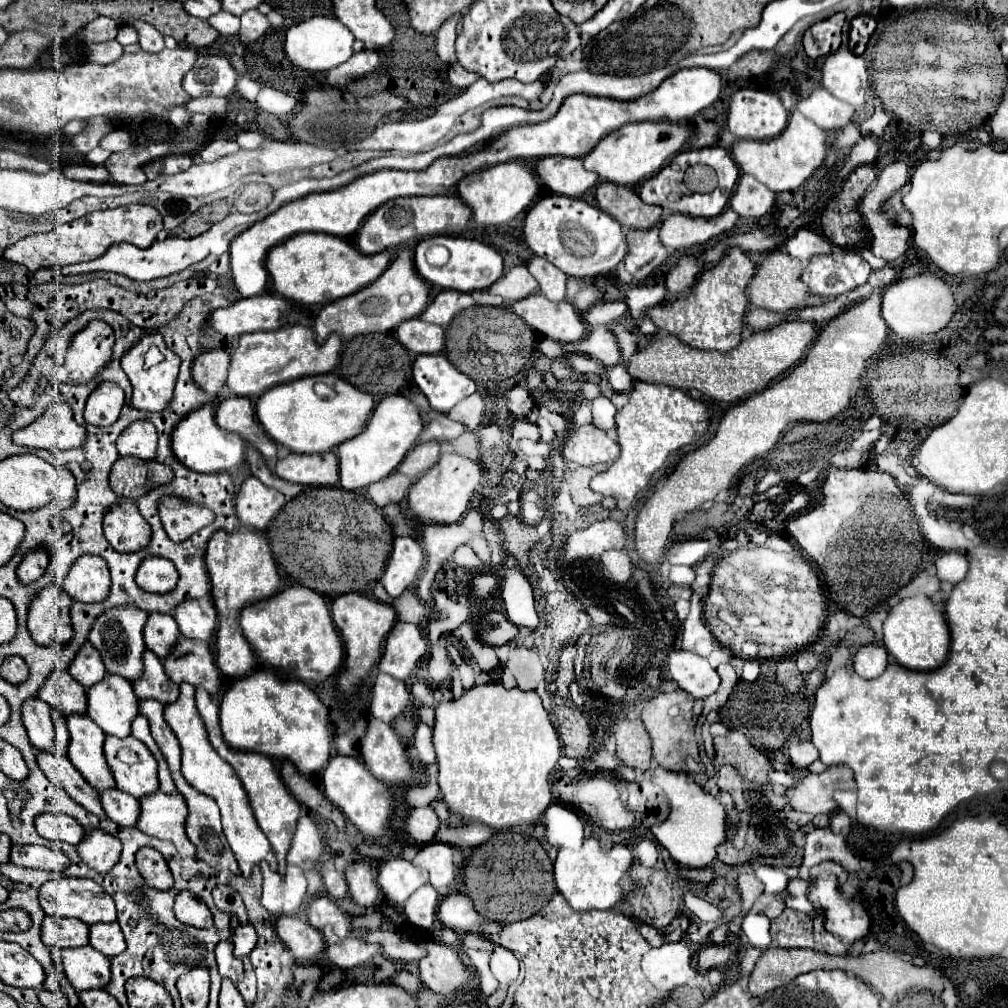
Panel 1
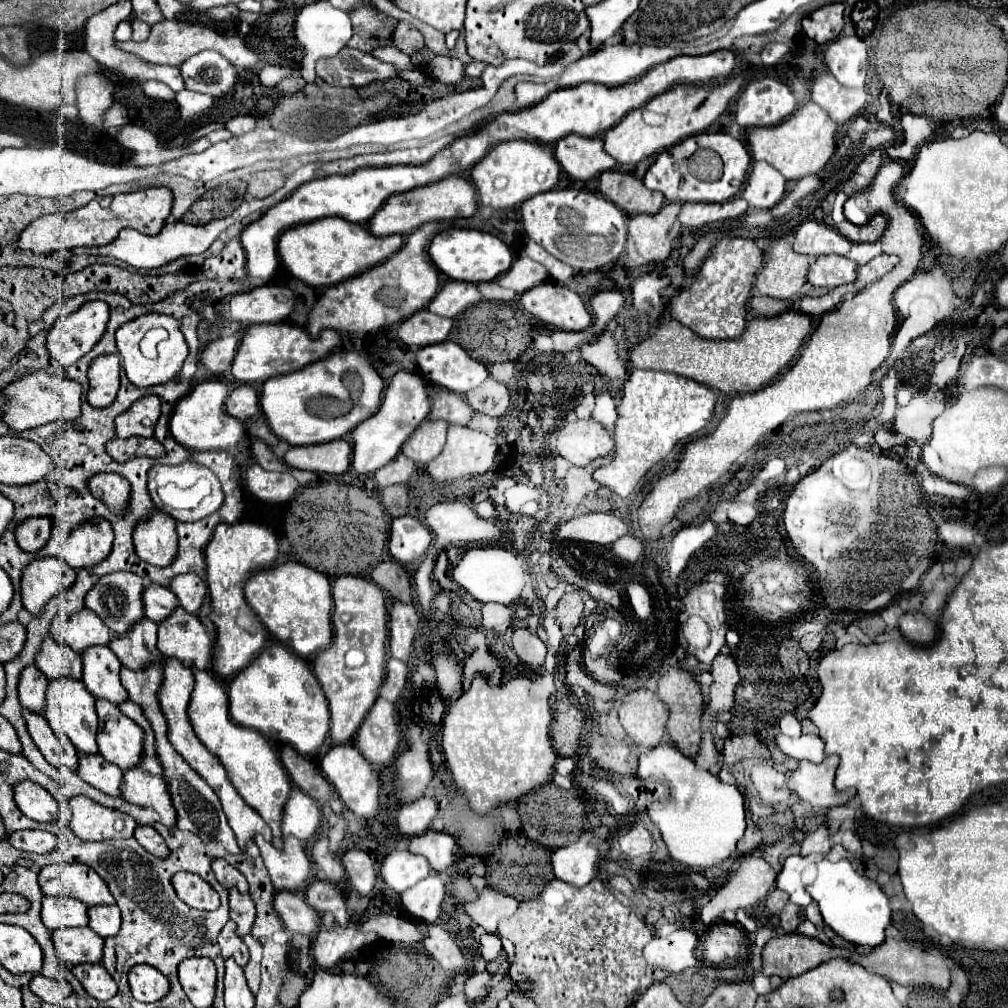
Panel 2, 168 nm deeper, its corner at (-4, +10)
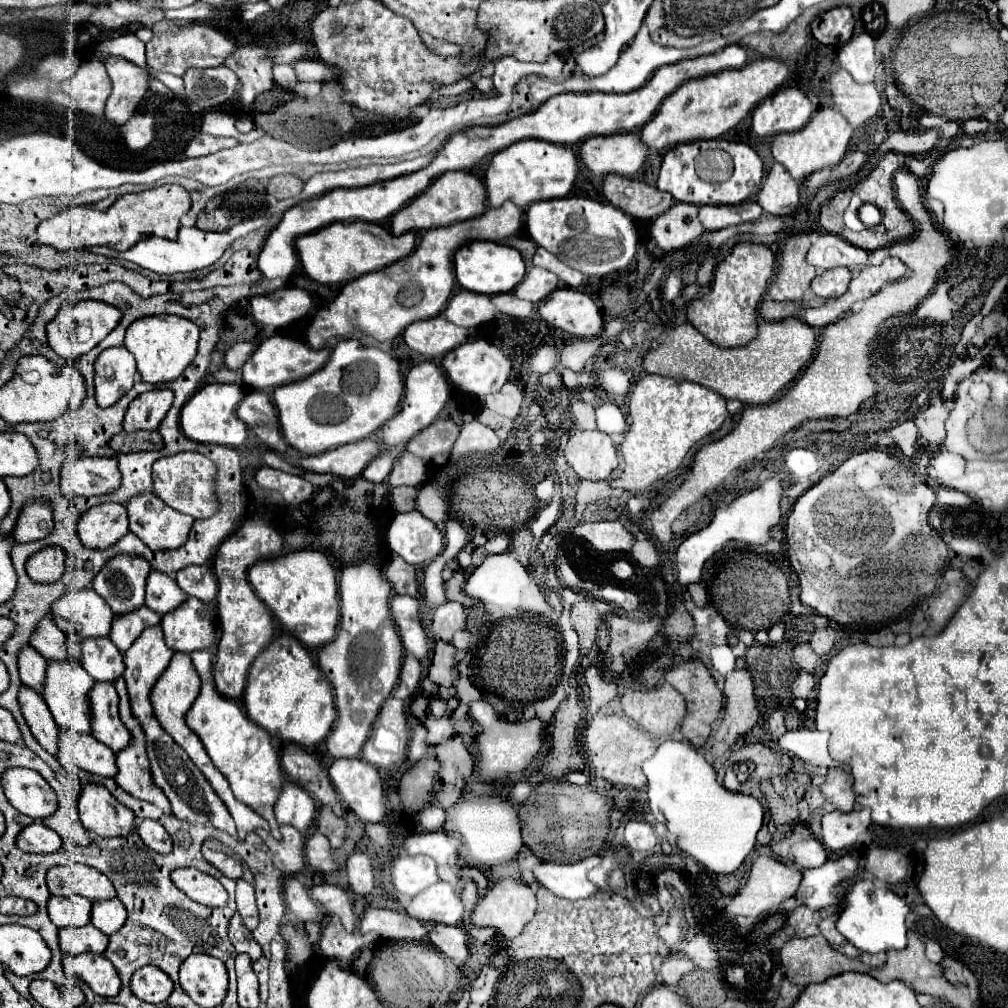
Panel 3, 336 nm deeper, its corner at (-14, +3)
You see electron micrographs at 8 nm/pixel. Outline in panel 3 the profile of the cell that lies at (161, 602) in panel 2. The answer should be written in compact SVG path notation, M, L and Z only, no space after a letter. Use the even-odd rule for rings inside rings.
M150 570L146 582L146 606L158 612L160 616L176 610L188 596L180 592L180 586L174 578L164 576L162 572Z

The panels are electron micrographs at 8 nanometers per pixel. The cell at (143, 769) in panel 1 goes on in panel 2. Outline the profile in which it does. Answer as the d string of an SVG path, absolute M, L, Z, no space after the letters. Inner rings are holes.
M96 701L96 713L100 719L98 727L98 749L106 761L124 769L134 769L138 757L142 757L142 729L134 725L114 703Z

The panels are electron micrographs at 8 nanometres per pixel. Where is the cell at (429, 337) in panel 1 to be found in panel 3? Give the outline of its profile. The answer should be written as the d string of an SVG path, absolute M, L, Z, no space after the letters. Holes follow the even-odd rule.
M444 316L412 322L404 330L404 342L418 354L426 356L444 356L452 348L458 348L466 342L468 330L448 322Z

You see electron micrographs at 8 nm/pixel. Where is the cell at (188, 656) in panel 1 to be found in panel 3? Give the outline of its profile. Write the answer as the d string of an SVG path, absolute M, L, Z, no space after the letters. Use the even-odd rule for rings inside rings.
M194 596L184 600L174 612L162 616L162 628L168 648L174 652L196 652L212 646L212 622L210 618L200 614L200 608L210 608L208 604L200 604Z

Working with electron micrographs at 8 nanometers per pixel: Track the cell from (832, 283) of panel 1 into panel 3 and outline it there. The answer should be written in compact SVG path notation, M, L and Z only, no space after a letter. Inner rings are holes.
M832 268L818 274L812 280L812 290L820 298L838 298L848 290L850 284L850 270L848 268Z

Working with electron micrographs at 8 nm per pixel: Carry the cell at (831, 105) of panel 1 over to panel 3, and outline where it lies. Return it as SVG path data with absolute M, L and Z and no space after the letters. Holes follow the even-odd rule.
M844 70L830 76L830 90L834 104L854 128L872 118L882 106L882 96L874 84L858 84Z

